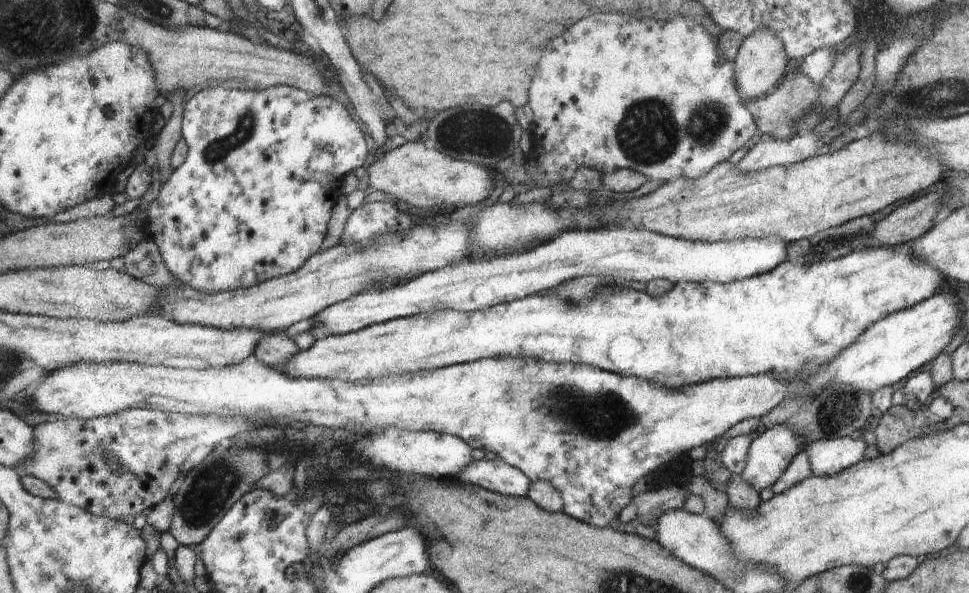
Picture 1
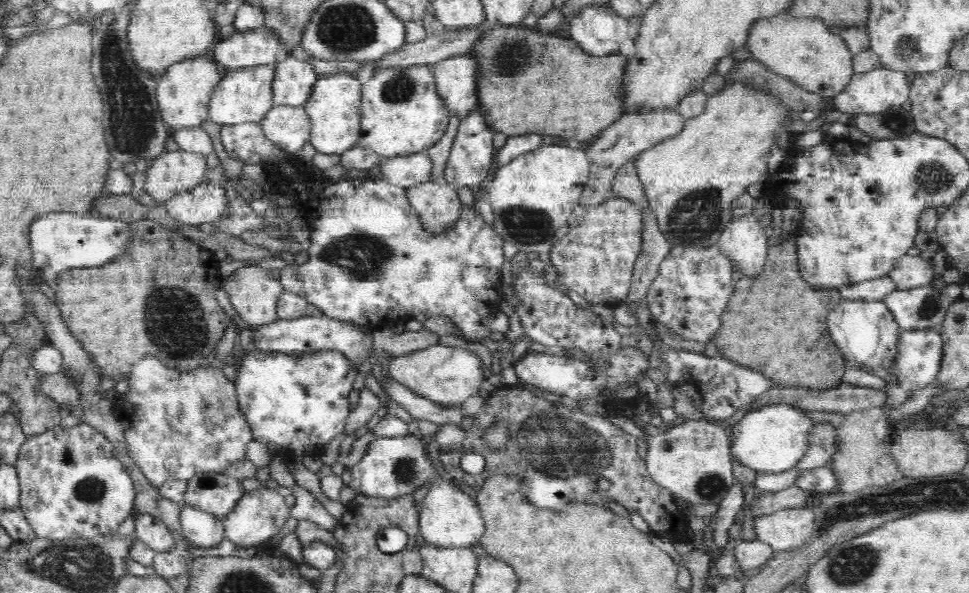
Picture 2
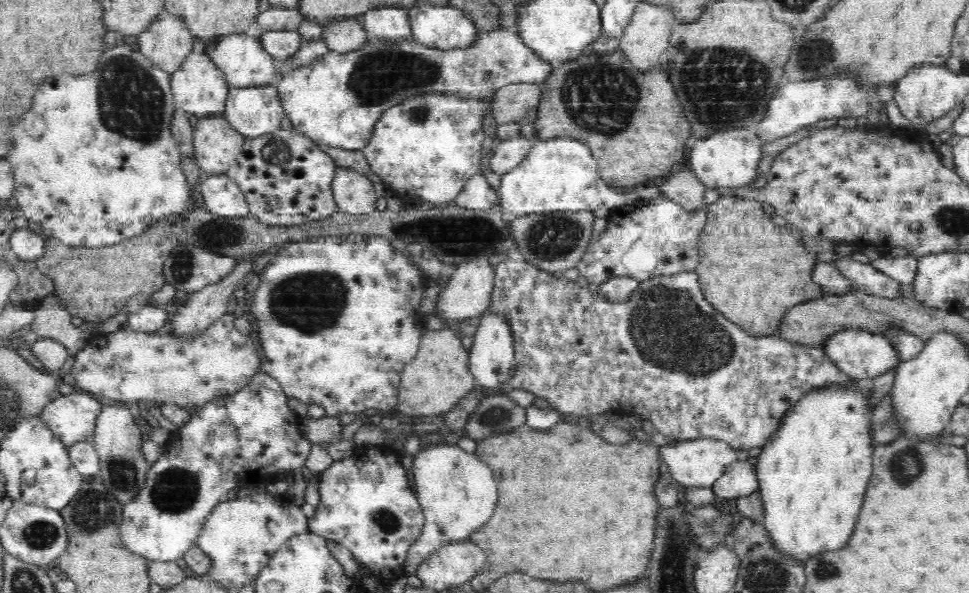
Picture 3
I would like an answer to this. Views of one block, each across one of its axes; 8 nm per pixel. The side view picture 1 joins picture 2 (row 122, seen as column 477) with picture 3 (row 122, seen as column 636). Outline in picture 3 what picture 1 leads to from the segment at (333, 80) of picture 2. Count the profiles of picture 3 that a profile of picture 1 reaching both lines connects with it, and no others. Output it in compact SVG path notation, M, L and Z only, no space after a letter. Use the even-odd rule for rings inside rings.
M498 29L481 30L476 43L460 50L439 50L410 41L410 48L400 48L400 42L392 41L386 48L386 40L371 39L362 48L346 53L329 51L310 64L293 69L283 74L277 87L278 98L282 103L286 117L290 119L293 130L309 136L316 143L343 148L344 150L361 150L364 148L372 131L382 114L387 109L402 104L410 96L422 96L423 93L449 93L450 96L472 96L478 99L493 98L495 92L508 84L544 83L553 69L524 44L512 31Z

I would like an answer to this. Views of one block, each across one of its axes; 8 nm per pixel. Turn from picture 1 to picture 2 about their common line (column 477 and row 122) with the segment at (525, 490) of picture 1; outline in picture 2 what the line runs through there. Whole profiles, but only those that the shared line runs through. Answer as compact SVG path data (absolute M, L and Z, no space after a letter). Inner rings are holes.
M479 108L466 116L465 119L462 119L453 140L442 182L456 188L461 186L470 187L474 186L474 184L481 185L486 180L486 176L490 174L492 164L495 161L492 138L494 138L494 130L490 130L490 127L486 125L486 118L479 111Z

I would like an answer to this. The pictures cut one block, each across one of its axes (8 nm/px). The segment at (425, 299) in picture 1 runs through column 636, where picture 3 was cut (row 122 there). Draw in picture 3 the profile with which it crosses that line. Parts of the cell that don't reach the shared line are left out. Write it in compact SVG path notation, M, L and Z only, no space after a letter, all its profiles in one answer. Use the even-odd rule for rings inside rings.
M233 87L222 114L234 130L247 138L256 138L280 129L286 117L276 87Z

